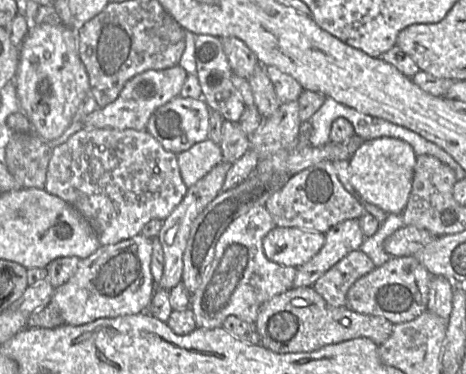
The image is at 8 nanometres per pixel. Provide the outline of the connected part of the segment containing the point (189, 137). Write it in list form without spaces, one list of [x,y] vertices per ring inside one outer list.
[[[177,96],[159,107],[150,117],[146,131],[154,137],[162,147],[174,154],[189,150],[193,145],[208,139],[209,115],[211,109],[201,99]]]

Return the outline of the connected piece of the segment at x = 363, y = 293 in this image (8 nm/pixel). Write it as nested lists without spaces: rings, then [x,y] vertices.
[[[416,256],[393,257],[350,287],[346,307],[360,314],[384,317],[394,325],[412,321],[427,309],[432,277]]]

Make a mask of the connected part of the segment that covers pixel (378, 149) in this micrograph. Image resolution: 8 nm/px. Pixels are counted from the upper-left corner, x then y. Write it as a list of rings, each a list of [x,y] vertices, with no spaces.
[[[392,137],[365,141],[349,160],[352,186],[367,202],[387,214],[402,214],[412,188],[417,155],[407,142]]]

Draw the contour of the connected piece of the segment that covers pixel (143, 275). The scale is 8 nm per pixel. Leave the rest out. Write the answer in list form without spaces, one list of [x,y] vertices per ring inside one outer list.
[[[138,234],[116,244],[101,245],[87,258],[80,259],[75,274],[53,292],[51,302],[59,309],[64,323],[80,326],[101,318],[115,318],[147,312],[156,285],[151,273],[152,239]]]

